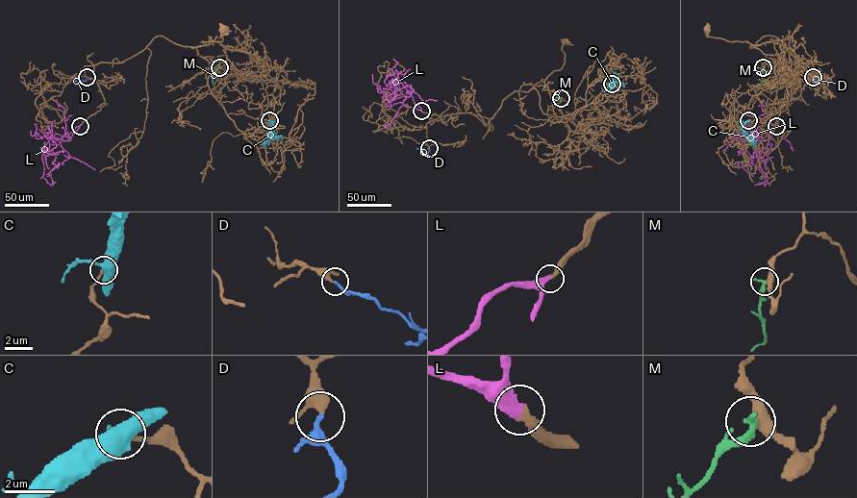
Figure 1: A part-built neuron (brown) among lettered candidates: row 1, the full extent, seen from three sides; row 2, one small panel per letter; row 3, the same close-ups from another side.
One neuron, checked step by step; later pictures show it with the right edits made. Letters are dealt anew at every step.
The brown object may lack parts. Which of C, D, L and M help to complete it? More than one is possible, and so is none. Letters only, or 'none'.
D, L

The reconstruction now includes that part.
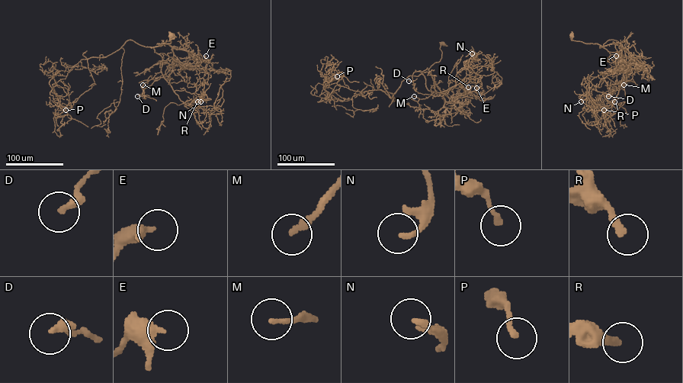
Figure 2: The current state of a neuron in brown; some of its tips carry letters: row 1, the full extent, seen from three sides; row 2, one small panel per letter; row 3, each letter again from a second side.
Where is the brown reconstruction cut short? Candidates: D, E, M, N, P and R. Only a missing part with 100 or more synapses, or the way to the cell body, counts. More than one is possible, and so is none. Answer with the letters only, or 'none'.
M, R

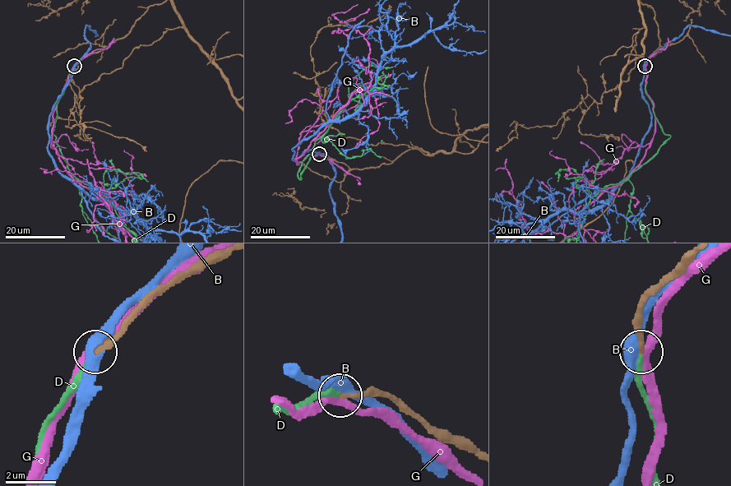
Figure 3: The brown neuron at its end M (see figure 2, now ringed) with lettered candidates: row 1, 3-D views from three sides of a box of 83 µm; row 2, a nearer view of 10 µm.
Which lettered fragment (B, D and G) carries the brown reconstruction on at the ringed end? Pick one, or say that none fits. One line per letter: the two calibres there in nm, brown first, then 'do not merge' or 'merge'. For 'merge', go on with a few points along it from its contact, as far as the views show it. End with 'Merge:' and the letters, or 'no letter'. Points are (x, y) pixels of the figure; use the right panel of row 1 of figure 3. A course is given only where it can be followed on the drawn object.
B: 280 nm thick on the brown side, 440 nm on the other; do not merge
D: 200 nm thick on the brown side, 240 nm on the other; merge; it runs (645, 67), (645, 94), (670, 136), (629, 178), (630, 210)
G: 220 nm thick on the brown side, 320 nm on the other; do not merge
Merge: D

